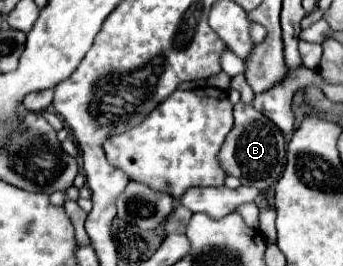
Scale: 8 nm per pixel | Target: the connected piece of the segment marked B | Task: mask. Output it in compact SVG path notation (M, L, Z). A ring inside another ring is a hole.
M235 104L235 126L227 134L223 148L217 156L219 166L225 170L225 174L239 178L245 186L253 186L257 190L265 190L271 184L277 182L277 178L283 174L285 168L285 138L281 130L265 118L261 112L257 112L251 104ZM279 144L281 144L281 158L279 158Z

